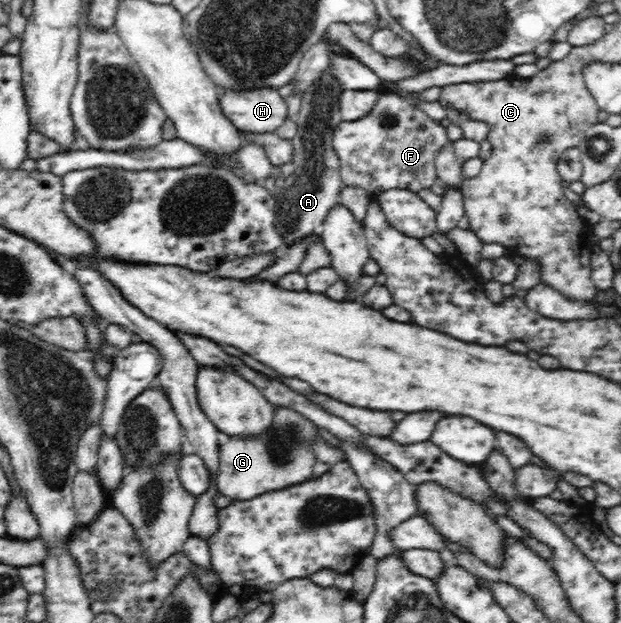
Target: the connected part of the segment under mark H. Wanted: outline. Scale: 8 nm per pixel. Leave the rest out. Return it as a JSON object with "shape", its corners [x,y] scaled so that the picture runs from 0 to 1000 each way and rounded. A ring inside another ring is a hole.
{"shape":[[[446,141],[407,144],[359,143],[351,151],[351,164],[362,188],[388,212],[422,215],[443,212],[464,189],[461,157],[456,157]]]}

